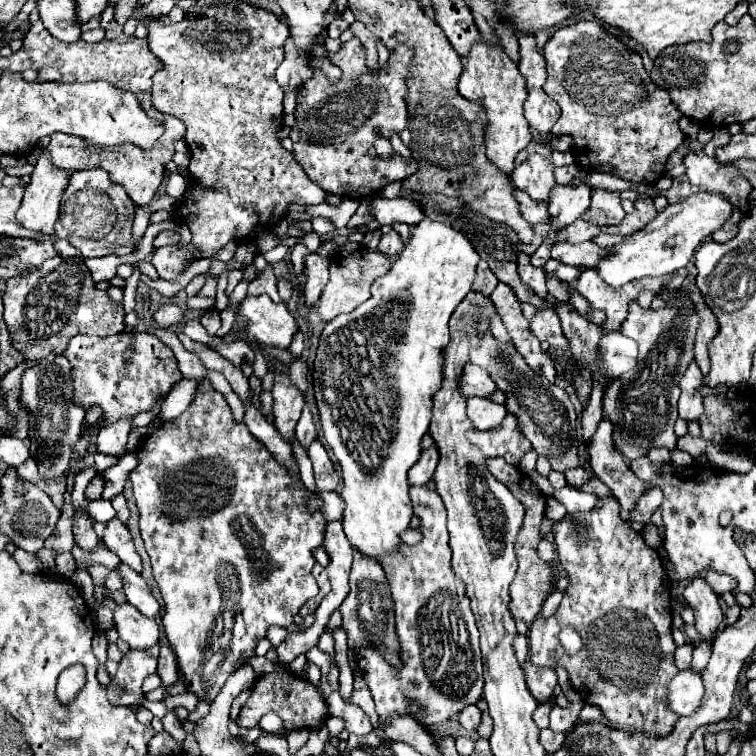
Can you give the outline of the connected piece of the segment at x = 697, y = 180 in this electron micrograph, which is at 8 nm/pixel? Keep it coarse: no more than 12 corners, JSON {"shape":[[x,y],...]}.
{"shape":[[688,151],[692,185],[749,212],[752,187],[734,167]]}

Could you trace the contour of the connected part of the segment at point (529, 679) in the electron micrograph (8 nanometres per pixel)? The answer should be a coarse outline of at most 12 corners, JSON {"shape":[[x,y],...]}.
{"shape":[[524,661],[526,687],[538,703],[552,699],[554,669]]}

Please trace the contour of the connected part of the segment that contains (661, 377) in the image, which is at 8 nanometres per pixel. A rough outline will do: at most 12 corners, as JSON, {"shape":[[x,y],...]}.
{"shape":[[630,303],[622,335],[636,367],[602,417],[626,459],[676,449],[680,379],[698,315]]}

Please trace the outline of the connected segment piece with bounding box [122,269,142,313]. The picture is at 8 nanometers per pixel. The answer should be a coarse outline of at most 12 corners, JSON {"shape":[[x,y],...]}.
{"shape":[[138,269],[126,279],[124,301],[126,313],[134,311],[136,285],[142,273]]}

